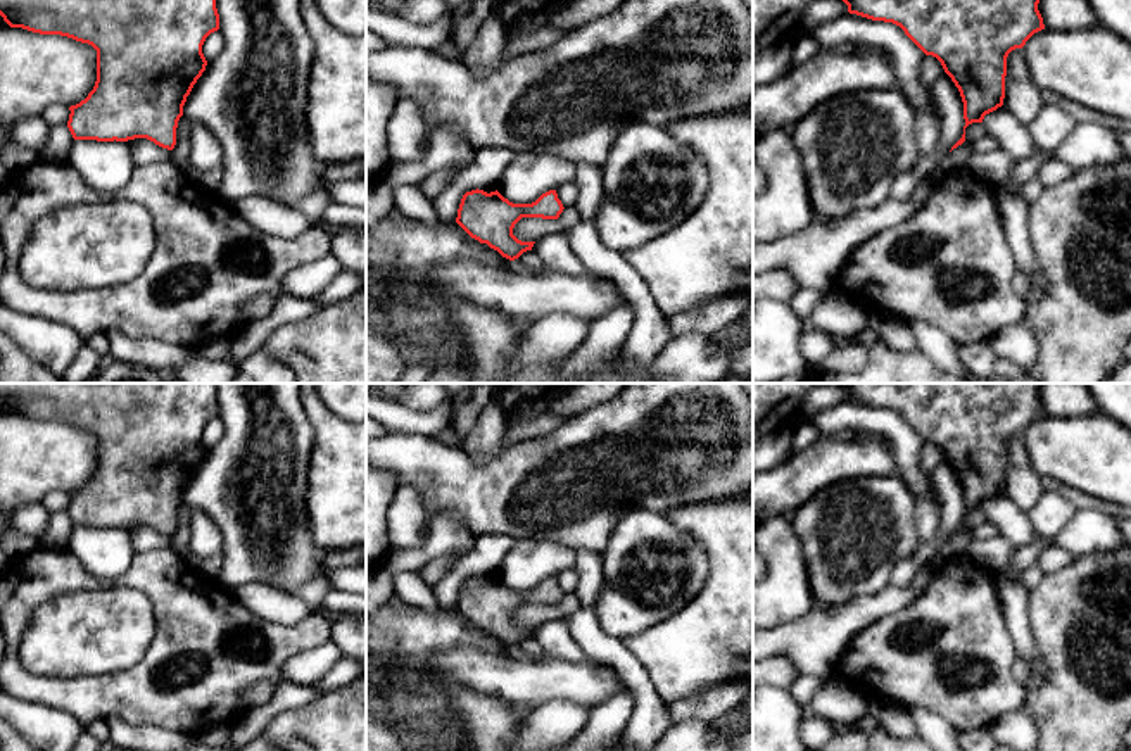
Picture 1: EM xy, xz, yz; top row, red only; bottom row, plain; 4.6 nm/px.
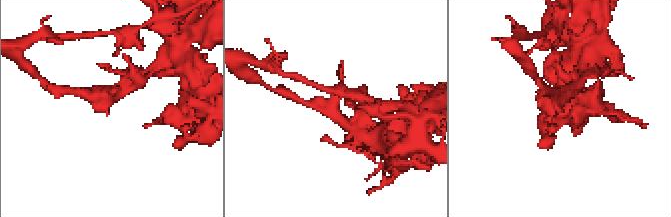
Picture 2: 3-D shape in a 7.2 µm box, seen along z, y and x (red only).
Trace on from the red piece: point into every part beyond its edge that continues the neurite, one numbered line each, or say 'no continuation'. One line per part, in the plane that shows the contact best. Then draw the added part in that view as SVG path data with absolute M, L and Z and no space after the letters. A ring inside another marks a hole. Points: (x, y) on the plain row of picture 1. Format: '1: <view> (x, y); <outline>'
no continuation

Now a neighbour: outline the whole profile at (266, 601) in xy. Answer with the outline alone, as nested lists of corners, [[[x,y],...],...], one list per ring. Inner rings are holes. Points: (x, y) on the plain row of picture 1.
[[[247,584],[230,592],[257,616],[281,625],[294,625],[316,611],[297,594],[285,592],[269,584]]]

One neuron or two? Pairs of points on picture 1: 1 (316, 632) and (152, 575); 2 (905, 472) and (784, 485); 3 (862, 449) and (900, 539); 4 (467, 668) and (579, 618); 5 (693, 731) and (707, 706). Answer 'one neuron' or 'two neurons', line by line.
1: one neuron
2: two neurons
3: two neurons
4: two neurons
5: two neurons

